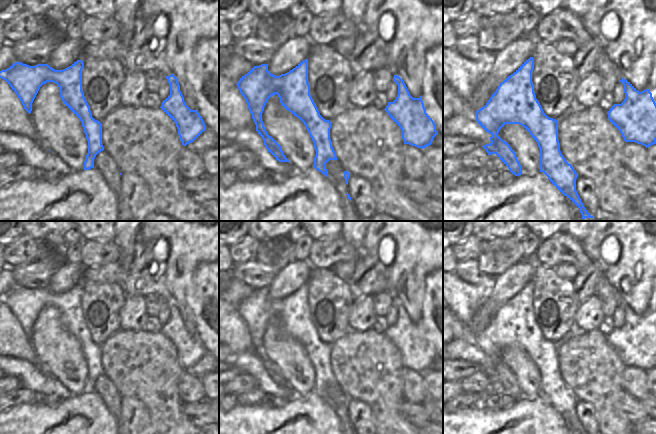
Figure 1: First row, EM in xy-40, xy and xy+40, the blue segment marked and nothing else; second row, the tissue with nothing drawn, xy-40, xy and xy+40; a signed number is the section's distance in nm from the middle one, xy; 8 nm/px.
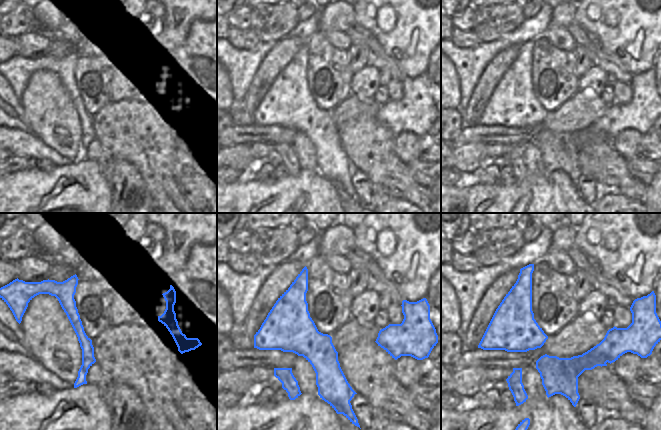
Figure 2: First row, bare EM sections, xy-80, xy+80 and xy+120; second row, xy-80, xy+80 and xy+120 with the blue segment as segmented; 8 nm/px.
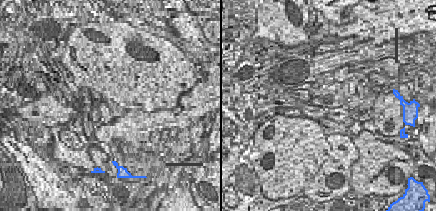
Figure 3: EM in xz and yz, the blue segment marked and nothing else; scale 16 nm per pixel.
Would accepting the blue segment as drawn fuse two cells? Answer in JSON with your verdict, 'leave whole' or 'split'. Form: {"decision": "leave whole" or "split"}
{"decision": "split"}

